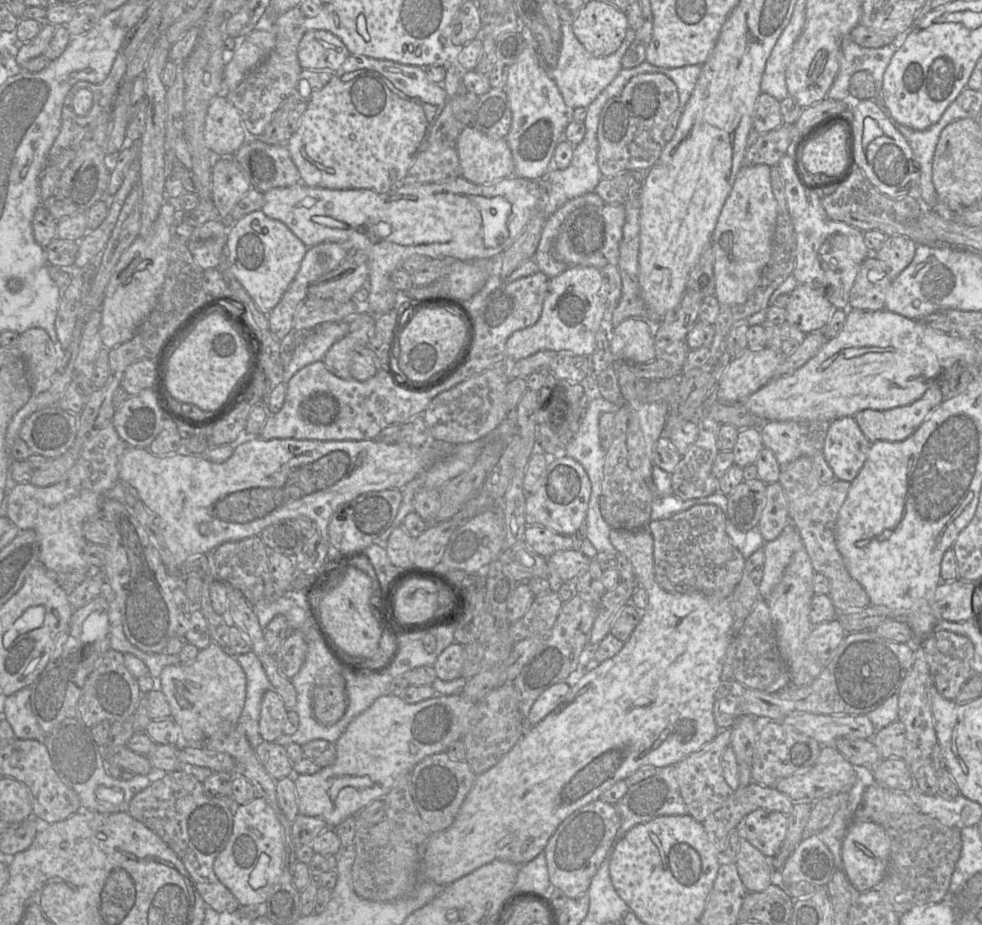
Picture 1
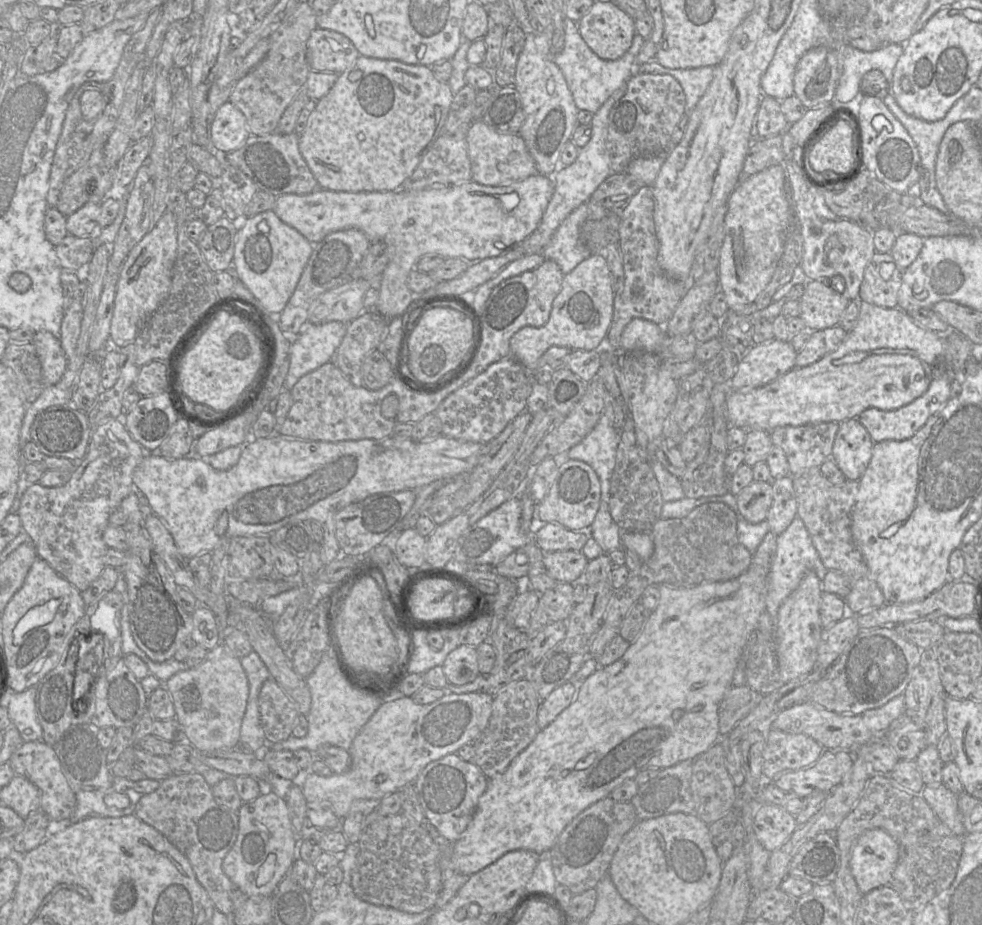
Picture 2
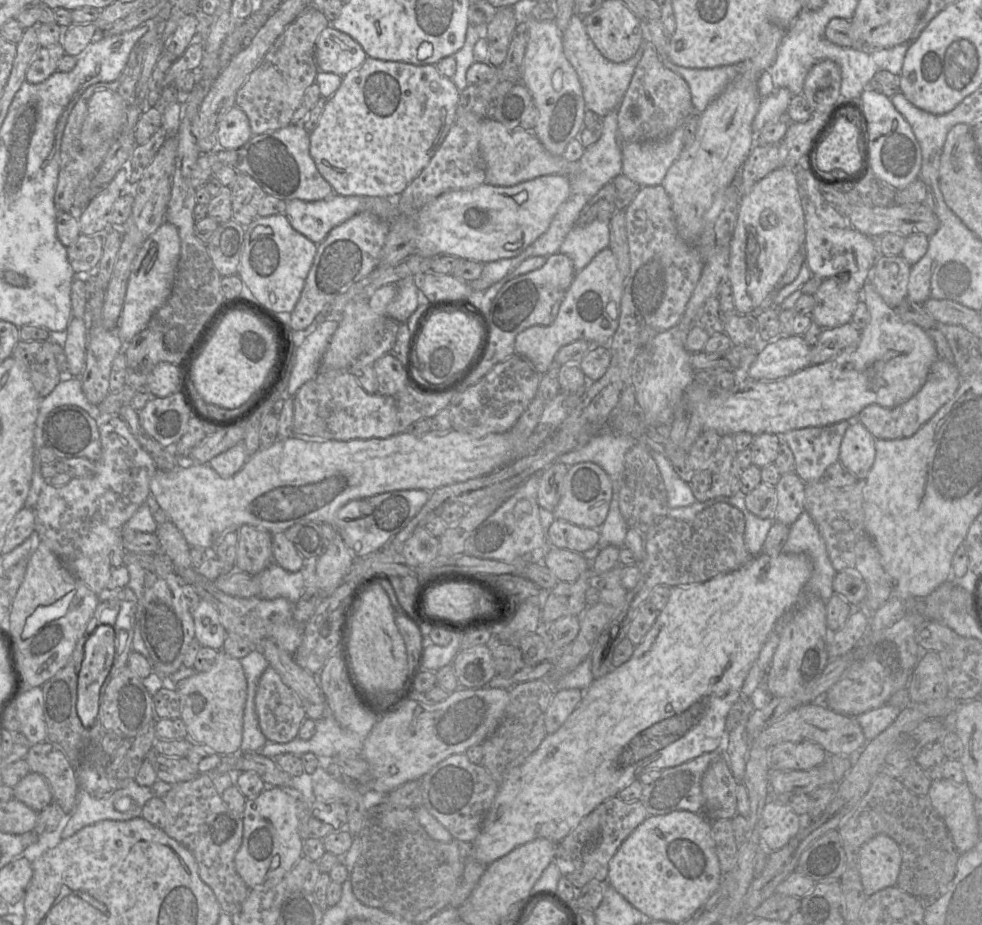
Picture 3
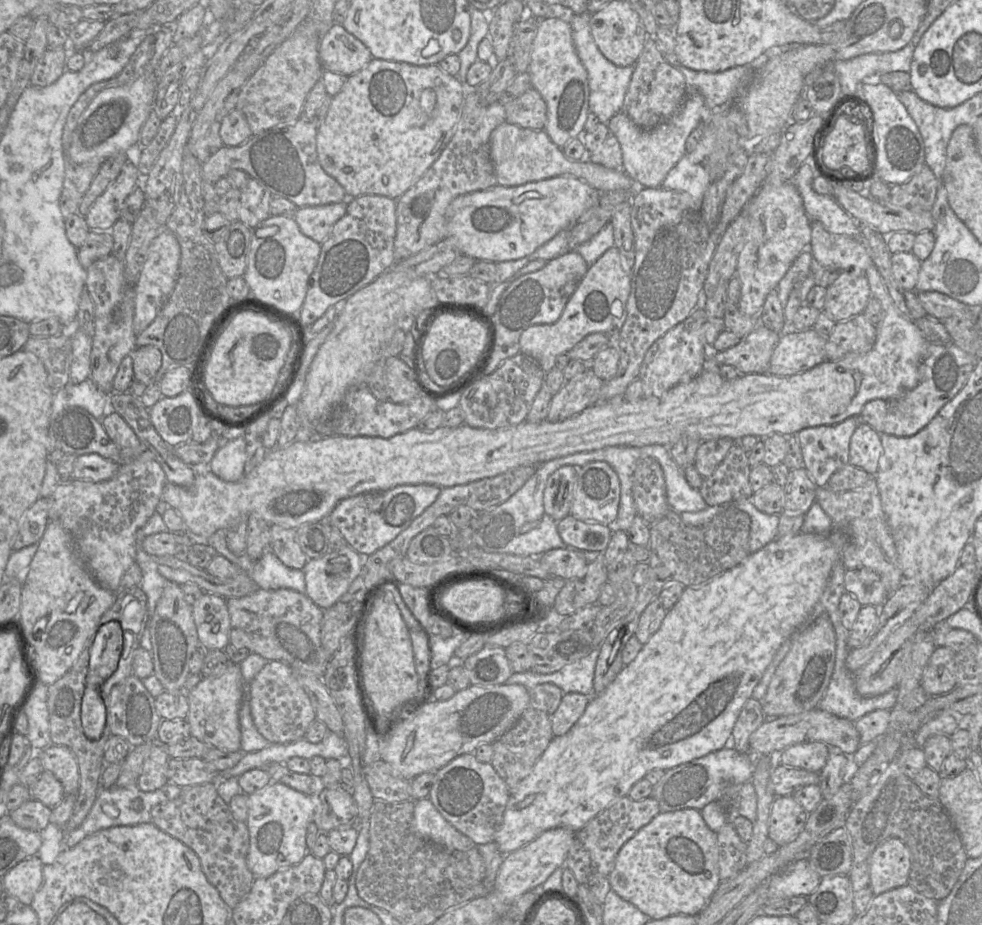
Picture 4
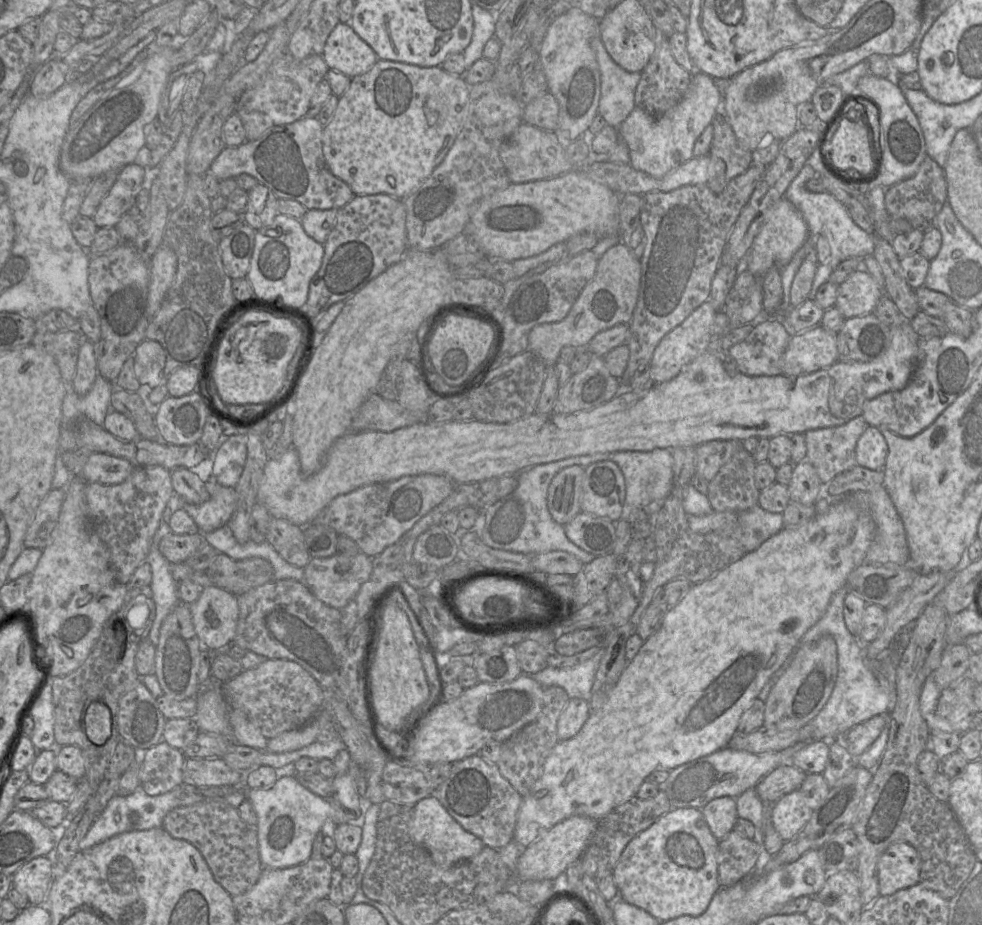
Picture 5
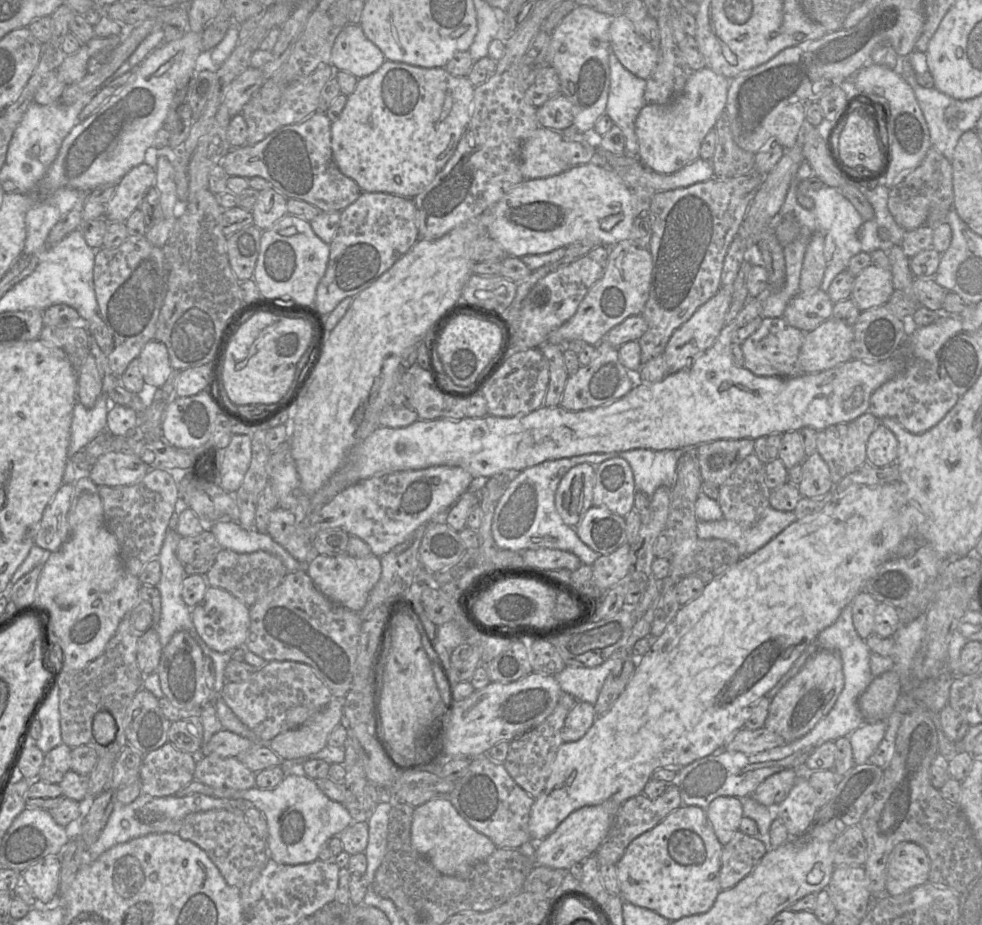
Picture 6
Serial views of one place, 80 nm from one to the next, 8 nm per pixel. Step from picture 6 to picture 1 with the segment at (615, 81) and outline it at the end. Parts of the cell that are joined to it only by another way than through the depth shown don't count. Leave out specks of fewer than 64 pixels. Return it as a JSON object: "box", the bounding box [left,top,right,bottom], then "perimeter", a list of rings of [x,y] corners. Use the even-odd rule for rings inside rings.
{"box":[547,22,635,109],"perimeter":[[[561,22],[560,53],[556,67],[547,72],[556,83],[564,103],[569,109],[587,108],[618,75],[621,59],[635,39],[635,31],[628,28],[621,46],[608,56],[595,56],[588,52],[572,31],[571,23]]]}

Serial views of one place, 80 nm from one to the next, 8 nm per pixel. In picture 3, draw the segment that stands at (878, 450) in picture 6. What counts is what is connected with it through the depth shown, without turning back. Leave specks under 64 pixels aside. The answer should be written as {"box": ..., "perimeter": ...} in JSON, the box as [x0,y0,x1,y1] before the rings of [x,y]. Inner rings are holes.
{"box":[839,420,875,480],"perimeter":[[[858,420],[850,422],[843,436],[839,462],[858,480],[865,480],[875,461],[875,438]]]}

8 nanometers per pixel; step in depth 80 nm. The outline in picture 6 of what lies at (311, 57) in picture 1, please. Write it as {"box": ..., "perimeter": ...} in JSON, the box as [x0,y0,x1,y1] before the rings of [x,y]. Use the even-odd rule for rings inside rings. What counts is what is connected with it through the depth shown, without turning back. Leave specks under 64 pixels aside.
{"box":[330,24,386,79],"perimeter":[[[347,24],[335,39],[330,64],[357,79],[376,72],[386,61],[382,51],[364,34],[359,24]]]}

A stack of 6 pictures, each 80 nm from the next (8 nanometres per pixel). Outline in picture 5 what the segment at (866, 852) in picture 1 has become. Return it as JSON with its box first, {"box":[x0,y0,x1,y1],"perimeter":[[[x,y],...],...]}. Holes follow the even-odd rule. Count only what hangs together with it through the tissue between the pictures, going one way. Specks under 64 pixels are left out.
{"box":[877,842,921,895],"perimeter":[[[906,842],[890,844],[877,864],[879,894],[891,895],[918,884],[921,859],[916,849]]]}

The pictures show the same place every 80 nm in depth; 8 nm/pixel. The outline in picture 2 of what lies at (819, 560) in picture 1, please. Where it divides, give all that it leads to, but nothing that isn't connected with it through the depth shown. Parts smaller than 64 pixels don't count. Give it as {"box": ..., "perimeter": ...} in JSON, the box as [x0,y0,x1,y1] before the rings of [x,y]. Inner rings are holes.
{"box":[791,466,885,614],"perimeter":[[[816,466],[791,476],[797,500],[797,516],[807,528],[823,565],[828,570],[840,571],[850,581],[851,591],[844,598],[847,611],[859,614],[885,605],[884,595],[871,577],[852,537],[851,514],[859,489],[859,481],[846,480],[842,484],[831,484]]]}

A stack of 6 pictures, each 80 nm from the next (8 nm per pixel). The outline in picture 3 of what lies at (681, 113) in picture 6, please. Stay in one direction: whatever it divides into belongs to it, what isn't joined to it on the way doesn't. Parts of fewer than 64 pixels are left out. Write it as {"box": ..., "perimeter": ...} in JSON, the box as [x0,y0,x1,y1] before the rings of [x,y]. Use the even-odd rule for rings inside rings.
{"box":[621,124,685,186],"perimeter":[[[685,124],[676,128],[661,140],[644,142],[621,142],[622,174],[644,186],[661,185],[669,167],[679,157],[685,147]]]}

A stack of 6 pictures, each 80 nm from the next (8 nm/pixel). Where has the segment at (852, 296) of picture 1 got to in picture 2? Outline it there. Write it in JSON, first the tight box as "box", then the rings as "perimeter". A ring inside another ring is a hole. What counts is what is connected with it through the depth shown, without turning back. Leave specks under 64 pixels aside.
{"box":[859,252,904,308],"perimeter":[[[876,252],[865,267],[859,300],[884,308],[898,308],[897,296],[904,270],[897,266],[889,252]]]}

